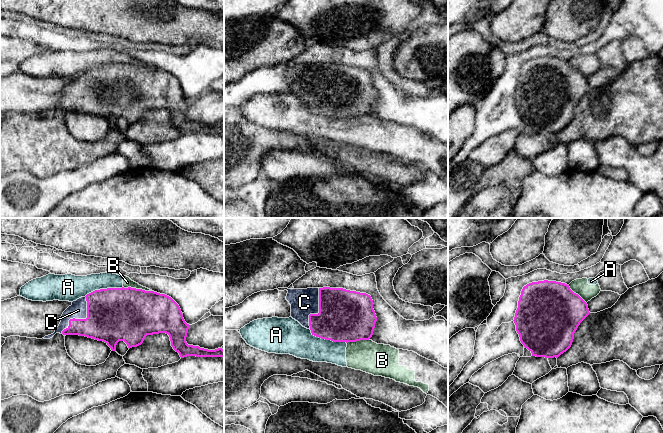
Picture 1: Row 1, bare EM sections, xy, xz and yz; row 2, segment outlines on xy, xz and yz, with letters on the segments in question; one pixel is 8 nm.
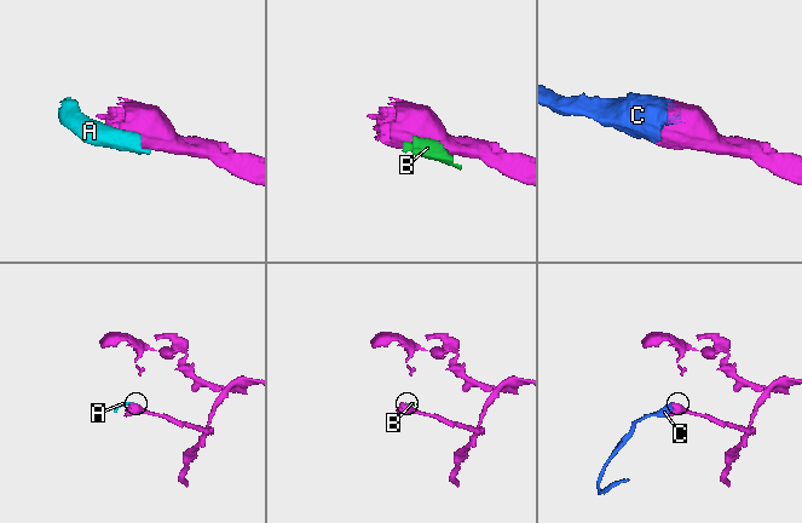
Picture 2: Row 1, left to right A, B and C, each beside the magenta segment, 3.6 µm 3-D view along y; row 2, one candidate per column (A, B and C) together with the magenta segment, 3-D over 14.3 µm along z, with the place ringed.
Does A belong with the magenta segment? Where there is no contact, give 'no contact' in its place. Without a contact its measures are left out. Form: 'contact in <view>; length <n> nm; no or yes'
contact in xz; length 320 nm; no

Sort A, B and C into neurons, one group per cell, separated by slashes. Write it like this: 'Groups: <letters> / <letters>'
Groups: A B / C

